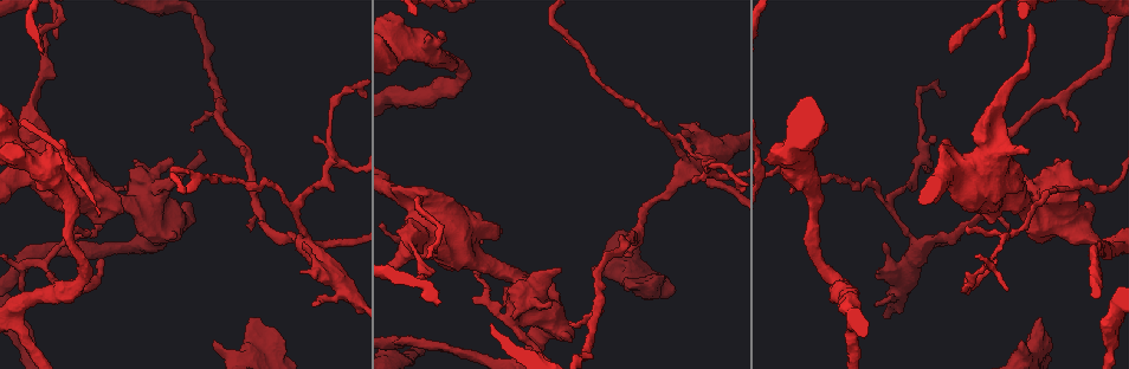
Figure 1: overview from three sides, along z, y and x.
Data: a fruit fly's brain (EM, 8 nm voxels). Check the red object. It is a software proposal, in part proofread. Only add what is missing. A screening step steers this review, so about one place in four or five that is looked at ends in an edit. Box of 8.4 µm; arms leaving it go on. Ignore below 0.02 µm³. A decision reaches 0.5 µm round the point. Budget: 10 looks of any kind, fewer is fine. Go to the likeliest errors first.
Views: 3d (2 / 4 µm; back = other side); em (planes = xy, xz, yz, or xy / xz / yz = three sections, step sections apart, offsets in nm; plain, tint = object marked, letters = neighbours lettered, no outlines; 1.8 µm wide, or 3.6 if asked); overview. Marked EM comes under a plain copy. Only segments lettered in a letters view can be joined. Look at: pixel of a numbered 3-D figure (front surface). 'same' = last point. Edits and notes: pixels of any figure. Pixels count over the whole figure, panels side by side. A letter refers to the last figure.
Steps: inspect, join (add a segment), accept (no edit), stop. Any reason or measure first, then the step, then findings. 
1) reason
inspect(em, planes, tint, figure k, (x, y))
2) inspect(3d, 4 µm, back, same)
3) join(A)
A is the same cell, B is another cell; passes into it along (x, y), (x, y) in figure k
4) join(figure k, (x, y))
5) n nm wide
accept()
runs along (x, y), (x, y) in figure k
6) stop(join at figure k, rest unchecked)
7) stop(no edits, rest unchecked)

stops while still wide
inspect(em, 3.6 µm, planes, letters, figure 1, (1020, 340))

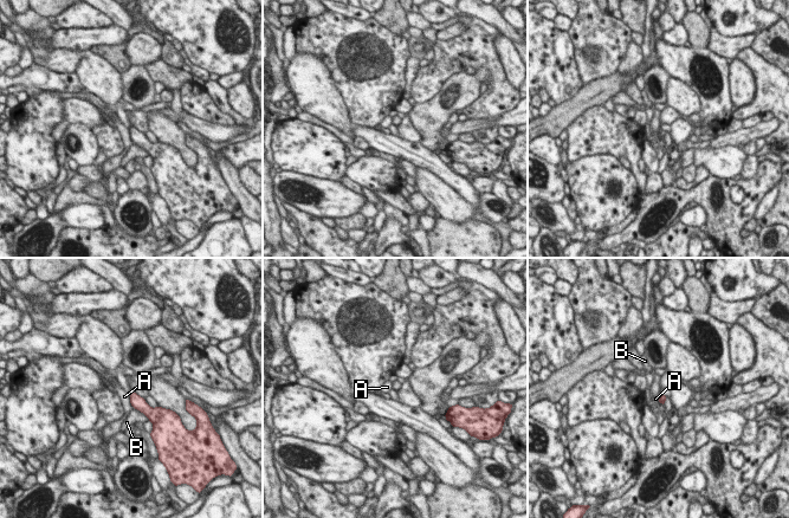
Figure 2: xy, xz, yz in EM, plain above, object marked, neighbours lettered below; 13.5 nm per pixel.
accept()
A and B are other cells; border along (133, 407), (141, 410), (149, 419) in figure 2; no lettered segment goes on from it

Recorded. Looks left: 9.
thick end
inspect(em, 3.6 µm, xz, step 8, letters, figure 1, (188, 202))

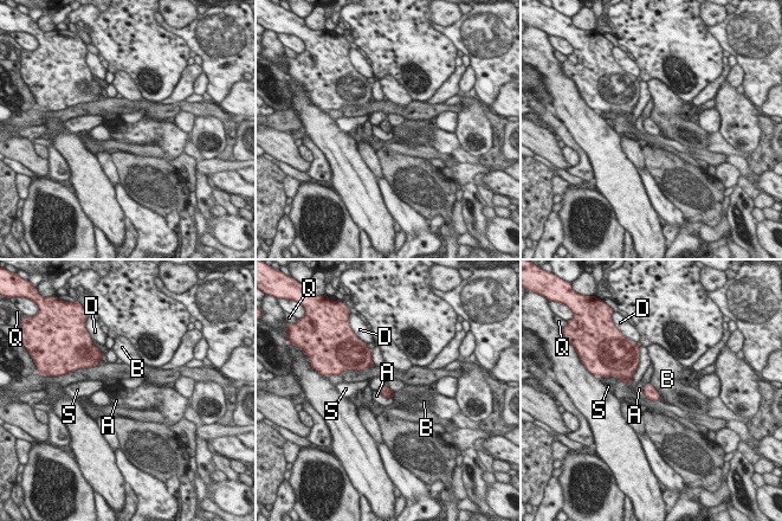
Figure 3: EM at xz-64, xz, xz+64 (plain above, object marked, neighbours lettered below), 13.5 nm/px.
another direction
inspect(em, 3.6 µm, planes, letters, same)

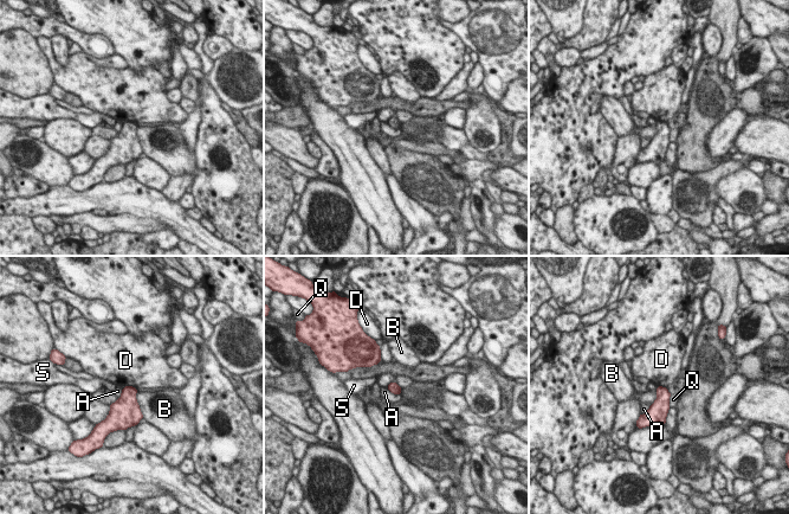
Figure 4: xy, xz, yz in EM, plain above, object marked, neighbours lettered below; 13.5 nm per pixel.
accept()
A, B, D, Q and S are other cells; border along (123, 386), (134, 386), (136, 389) in figure 4; no lettered segment goes on from it

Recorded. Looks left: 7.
an open end
inspect(3d, 4 µm, figure 1, (1007, 230))

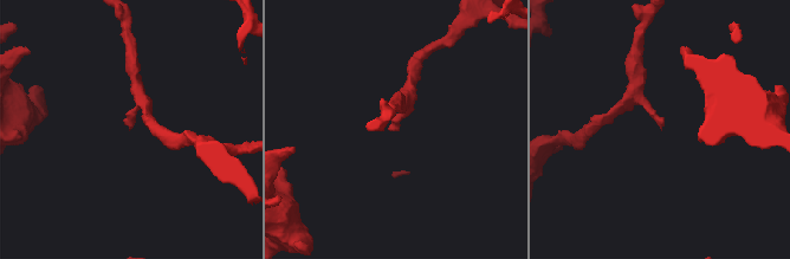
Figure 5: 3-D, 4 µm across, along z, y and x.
shape alone is not enough
inspect(em, yz, step 8, letters, figure 5, (394, 127))

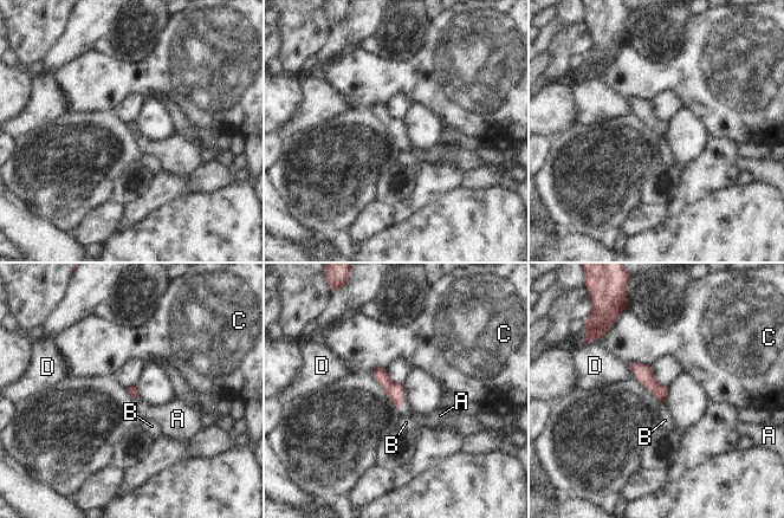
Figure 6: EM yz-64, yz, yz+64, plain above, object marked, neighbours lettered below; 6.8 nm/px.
join(A)
A is the same cell, B, C and D are other cells; passes into it along (396, 390), (401, 402), (403, 408) in figure 6; it goes on there

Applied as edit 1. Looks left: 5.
free end
inspect(em, xz, step 4, letters, figure 1, (788, 190))

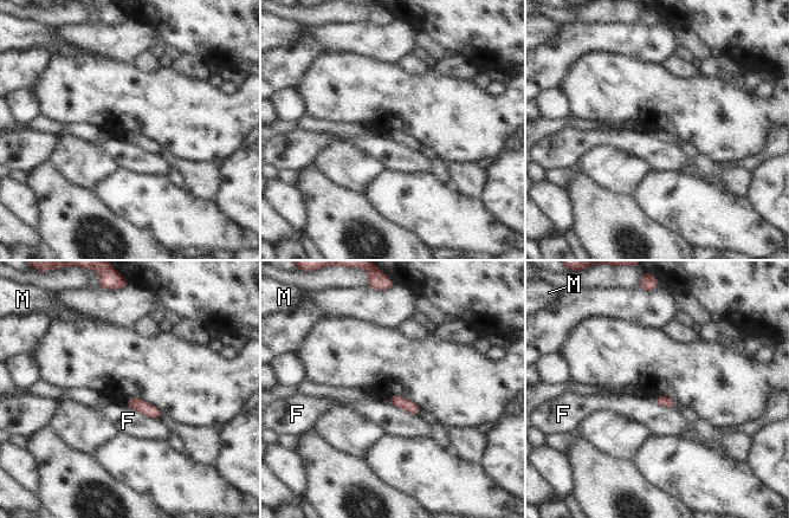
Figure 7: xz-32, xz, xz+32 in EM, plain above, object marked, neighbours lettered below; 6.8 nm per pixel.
accept()
F and M are other cells; border along (125, 402), (131, 408), (157, 419) in figure 7; none of them fits

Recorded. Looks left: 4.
stop(join at figure 6, rest unchecked)

